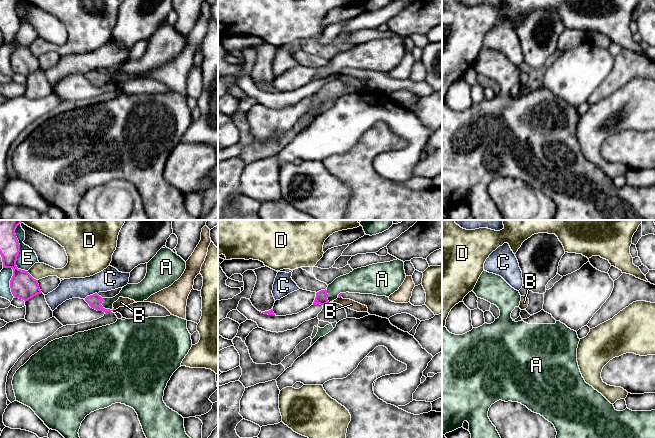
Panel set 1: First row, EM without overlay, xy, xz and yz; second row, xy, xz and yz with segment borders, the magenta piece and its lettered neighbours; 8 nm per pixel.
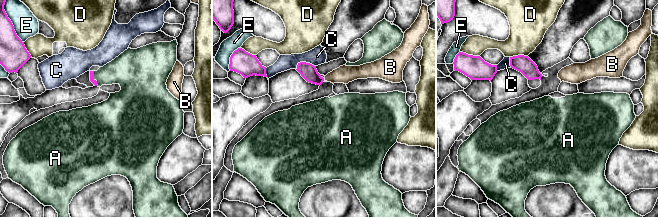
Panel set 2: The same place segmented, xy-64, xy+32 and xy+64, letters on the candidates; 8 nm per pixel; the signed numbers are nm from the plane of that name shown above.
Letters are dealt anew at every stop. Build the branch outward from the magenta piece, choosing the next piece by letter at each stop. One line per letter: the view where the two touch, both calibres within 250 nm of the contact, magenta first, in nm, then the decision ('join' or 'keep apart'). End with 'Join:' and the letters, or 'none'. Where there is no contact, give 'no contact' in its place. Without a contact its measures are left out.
A: meets magenta in xy; 110 nm thick on the magenta side, 120 nm on the other; join
B: meets magenta in xz; 20 nm thick on the magenta side, 70 nm on the other; keep apart
C: meets magenta in xy; 110 nm thick on the magenta side, 180 nm on the other; keep apart
D: meets magenta in xy; 200 nm thick on the magenta side, 130 nm on the other; keep apart
E: meets magenta in xy; 170 nm thick on the magenta side, 150 nm on the other; keep apart
Join: A

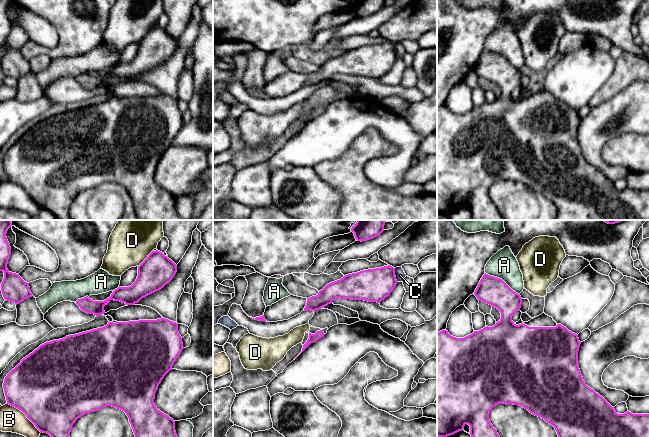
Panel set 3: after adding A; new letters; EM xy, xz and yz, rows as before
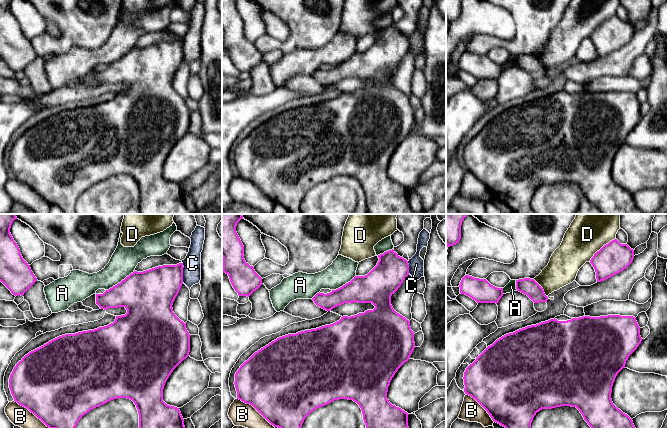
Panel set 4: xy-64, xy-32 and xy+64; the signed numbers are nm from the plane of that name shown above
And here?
A: meets magenta in yz; 220 nm thick on the magenta side, 220 nm on the other; keep apart
B: meets magenta in xy; 500 nm thick on the magenta side, 190 nm on the other; keep apart
C: meets magenta in xz; 280 nm thick on the magenta side, 80 nm on the other; keep apart
D: meets magenta in xy; 260 nm thick on the magenta side, 360 nm on the other; keep apart
Join: none

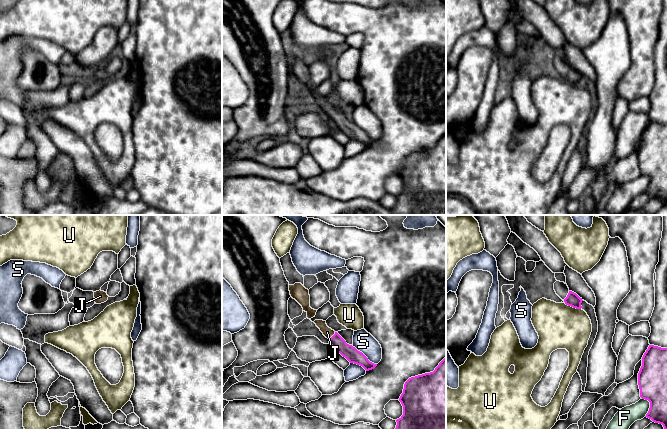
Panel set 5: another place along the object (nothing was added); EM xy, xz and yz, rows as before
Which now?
F: meets magenta in yz; 240 nm thick on the magenta side, 160 nm on the other; keep apart
J: meets magenta in xz; 110 nm thick on the magenta side, 80 nm on the other; join
S: meets magenta in xz; 110 nm thick on the magenta side, 160 nm on the other; keep apart
U: meets magenta in yz; 110 nm thick on the magenta side, 360 nm on the other; keep apart
Join: J

